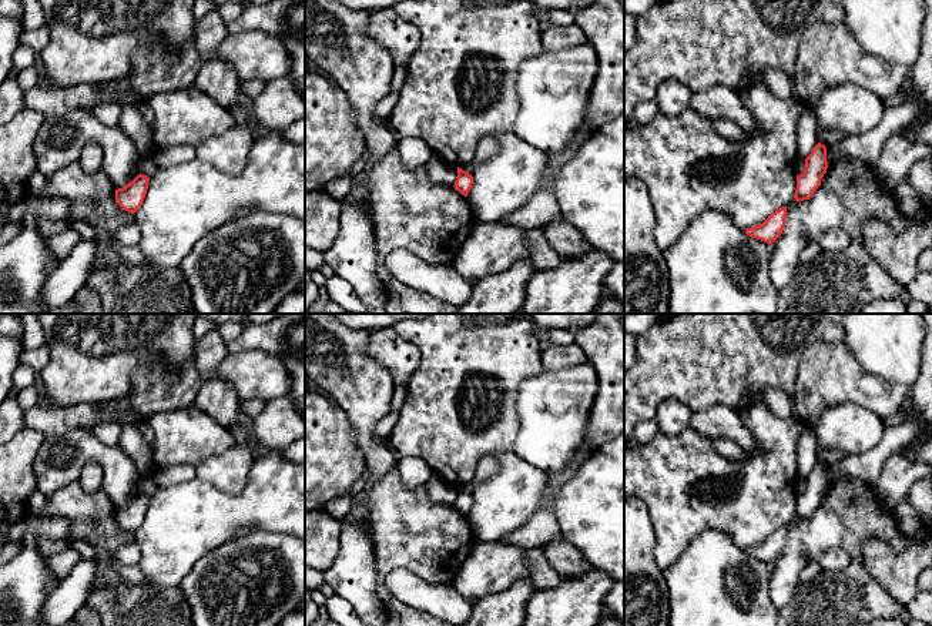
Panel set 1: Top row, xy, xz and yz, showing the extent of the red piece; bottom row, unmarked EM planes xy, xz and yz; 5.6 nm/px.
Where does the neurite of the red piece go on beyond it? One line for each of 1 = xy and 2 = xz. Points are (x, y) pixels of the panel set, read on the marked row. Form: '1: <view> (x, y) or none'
1: none
2: none

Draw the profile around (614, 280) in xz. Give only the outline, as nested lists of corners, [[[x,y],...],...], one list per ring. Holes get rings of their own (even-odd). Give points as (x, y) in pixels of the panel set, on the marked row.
[[[614,260],[604,278],[604,291],[624,305],[624,262]]]

